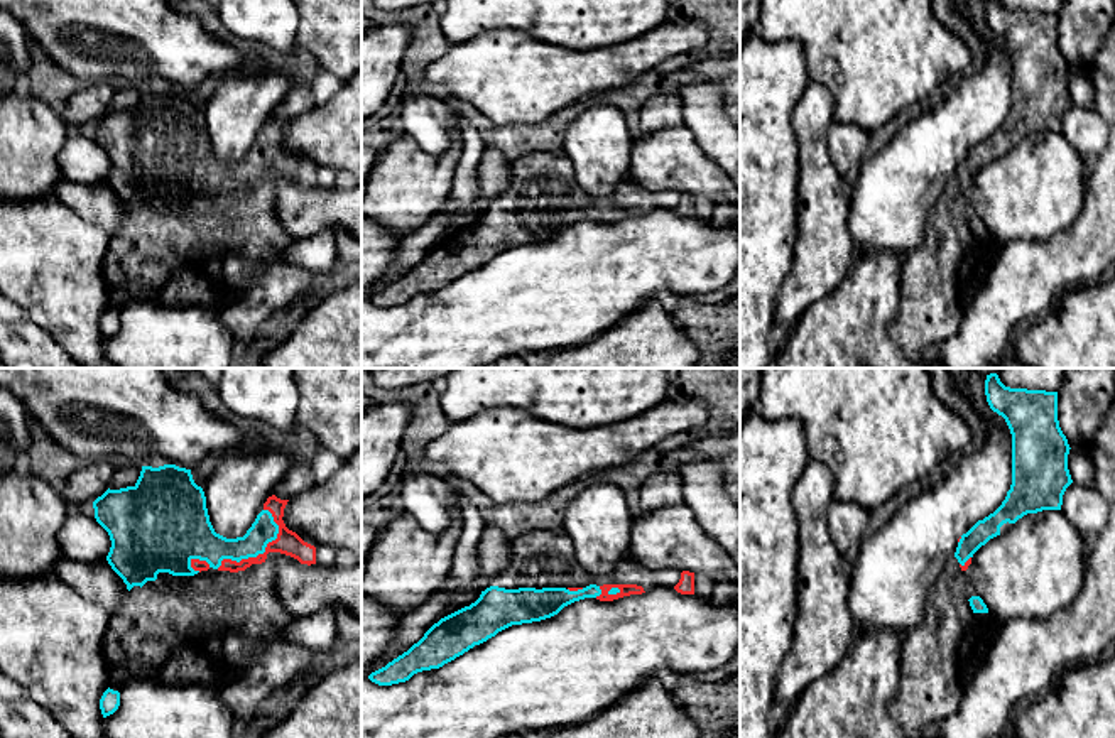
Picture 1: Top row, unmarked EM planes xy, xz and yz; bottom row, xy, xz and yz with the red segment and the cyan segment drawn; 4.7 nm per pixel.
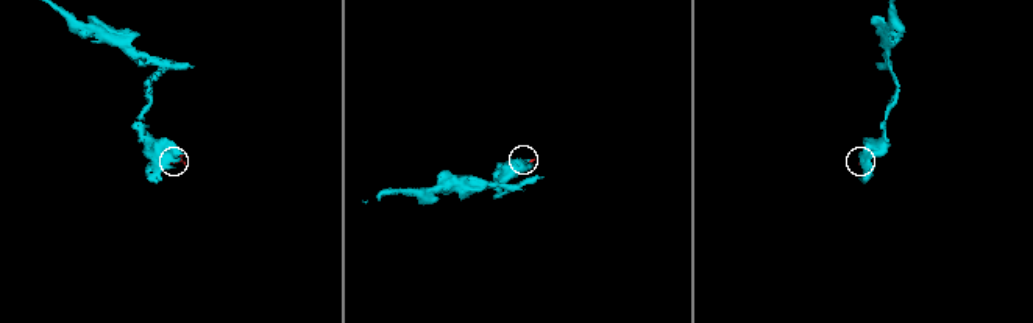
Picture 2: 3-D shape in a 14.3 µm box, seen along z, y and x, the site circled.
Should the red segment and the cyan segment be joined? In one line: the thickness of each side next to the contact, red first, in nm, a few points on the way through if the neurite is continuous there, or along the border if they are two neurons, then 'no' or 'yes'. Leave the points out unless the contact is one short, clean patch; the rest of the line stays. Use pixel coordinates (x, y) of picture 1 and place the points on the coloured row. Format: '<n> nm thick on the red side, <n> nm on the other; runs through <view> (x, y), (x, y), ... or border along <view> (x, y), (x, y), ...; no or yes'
120 nm thick on the red side, 140 nm on the other; yes

